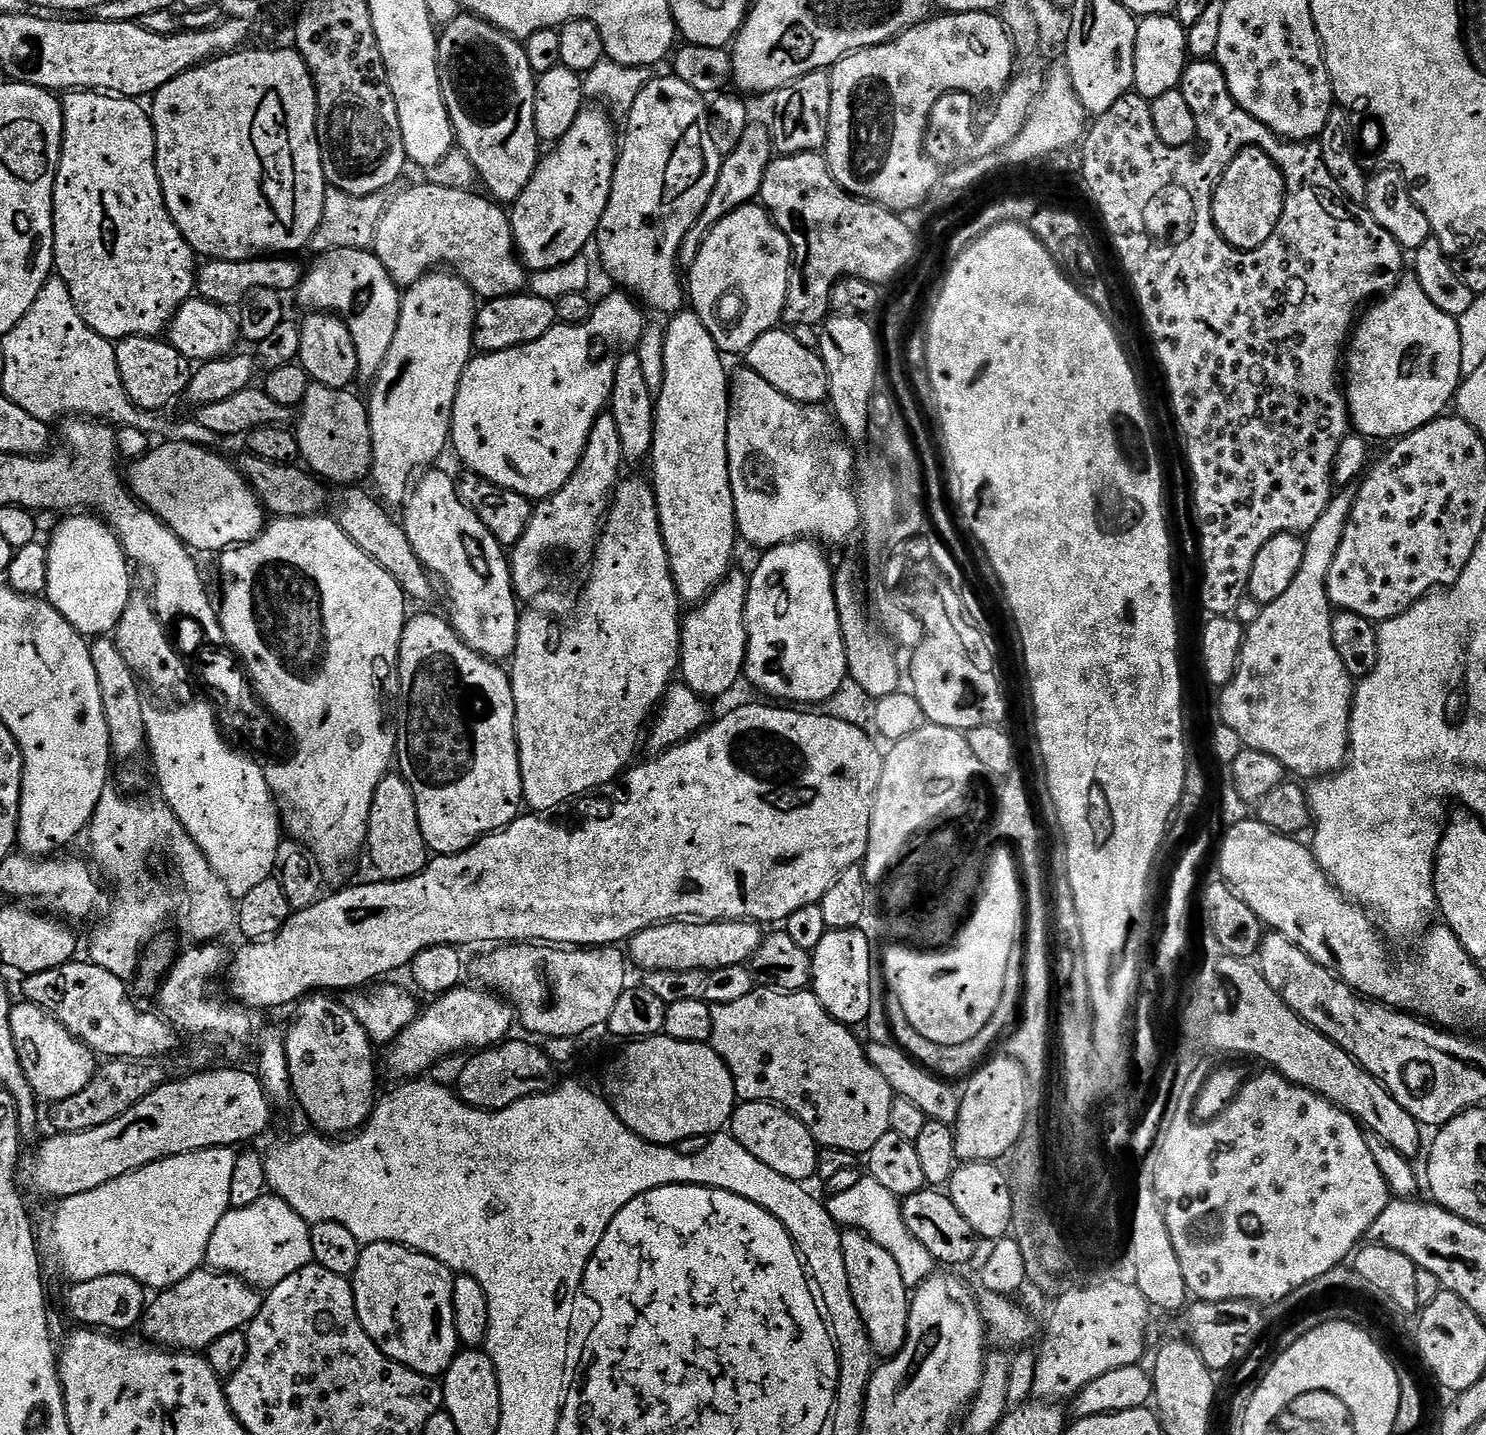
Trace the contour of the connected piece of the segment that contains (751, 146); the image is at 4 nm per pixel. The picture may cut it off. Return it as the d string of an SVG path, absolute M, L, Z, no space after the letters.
M756 122L749 123L746 134L742 134L742 142L738 142L738 146L734 146L734 150L729 156L723 157L720 161L718 182L714 182L714 190L710 194L702 214L696 220L693 228L686 234L684 244L680 248L681 261L691 262L695 260L710 228L718 222L722 222L722 218L726 218L726 214L738 210L744 204L753 203L759 197L762 178L772 164L773 159L774 149L772 147L771 131L765 125L763 128L762 125L756 124Z

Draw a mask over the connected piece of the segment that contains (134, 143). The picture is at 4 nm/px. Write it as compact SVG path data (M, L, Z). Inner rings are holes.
M73 90L63 97L62 107L64 109L64 140L60 144L60 163L56 165L56 185L54 186L54 272L59 280L66 282L66 286L70 290L70 298L74 298L74 306L78 310L78 314L82 314L82 322L86 322L86 326L90 326L90 330L94 330L102 338L119 342L128 336L147 336L159 337L172 323L172 317L176 315L187 300L193 295L196 287L196 271L198 268L198 256L193 252L191 246L184 240L184 235L178 230L178 226L172 221L172 215L168 212L168 207L163 198L163 188L159 182L159 174L156 169L156 132L152 129L152 117L146 111L145 105L137 102L132 98L125 98L115 94L105 94L100 90Z

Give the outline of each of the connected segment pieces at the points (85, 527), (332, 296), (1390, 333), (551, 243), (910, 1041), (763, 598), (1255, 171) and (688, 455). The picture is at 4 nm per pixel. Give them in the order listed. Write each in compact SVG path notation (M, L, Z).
M68 514L46 540L48 565L46 566L46 590L44 596L49 604L74 626L74 630L85 638L104 638L115 633L118 622L129 601L134 598L132 576L128 573L130 561L120 545L120 540L103 520L92 514Z
M359 248L358 250L334 250L327 253L321 264L316 264L305 271L300 282L298 297L308 310L335 313L350 330L354 350L358 350L359 379L375 381L380 373L382 362L394 342L400 317L401 289L386 274L375 251Z
M1414 278L1401 279L1391 292L1387 293L1379 302L1373 303L1372 306L1373 308L1368 313L1365 311L1359 317L1346 345L1346 383L1343 385L1342 391L1348 402L1351 427L1369 441L1388 440L1387 442L1392 442L1399 437L1410 435L1411 432L1426 426L1432 420L1440 419L1445 415L1447 408L1444 407L1447 404L1449 407L1455 401L1456 391L1460 389L1462 379L1462 334L1460 333L1459 319L1450 314L1442 314L1442 310L1438 310L1438 306L1434 306L1434 302L1430 302L1430 298L1426 298L1426 290L1422 290L1422 286Z
M585 107L584 111L578 114L578 118L574 118L574 126L570 126L568 133L555 141L553 148L556 149L549 156L547 153L536 165L526 190L522 190L522 194L511 205L512 236L516 240L520 262L529 273L554 270L554 266L570 262L585 251L587 244L589 247L593 243L598 226L602 222L602 214L606 210L606 202L610 202L610 190L616 169L618 128L616 132L611 118L613 119L603 107Z
M1017 946L1014 950L1010 950L1010 962L1006 962L1006 982L1002 982L1002 998L998 998L998 1007L994 1009L990 1022L986 1022L986 1026L982 1026L982 1030L978 1030L978 1034L974 1034L970 1042L958 1042L958 1046L942 1046L938 1042L930 1042L930 1038L922 1038L922 1034L918 1034L918 1030L910 1026L906 1018L906 1010L902 1010L902 1002L898 1002L898 994L888 992L886 996L888 1001L885 1002L884 1008L888 1011L888 1024L896 1035L895 1043L933 1076L939 1076L945 1082L957 1082L956 1080L960 1079L963 1081L985 1063L990 1056L988 1051L1001 1039L1000 1044L1013 1031L1022 1012L1022 997L1025 995L1025 989L1026 952L1023 947Z
M815 539L793 540L790 544L779 544L767 549L748 576L748 597L744 621L748 635L748 659L743 675L760 692L776 702L787 702L792 706L827 705L838 693L848 675L846 646L842 638L842 626L836 605L836 581L834 564L828 561Z
M1244 148L1226 166L1212 193L1212 217L1220 237L1231 248L1252 252L1274 234L1284 209L1284 175L1279 166L1260 148Z
M681 310L669 320L672 321L669 322L668 329L664 332L664 381L661 382L660 388L658 384L658 395L655 397L656 421L654 422L654 442L652 443L652 455L650 457L650 465L652 464L650 483L652 491L656 494L660 529L670 562L672 580L676 583L676 593L679 594L685 605L696 606L699 605L701 600L705 600L728 575L733 567L732 555L736 552L736 544L738 545L734 490L730 482L730 466L728 465L728 385L730 383L730 372L729 369L724 369L725 357L722 355L720 347L714 342L714 338L710 338L710 330L706 330L702 318L698 318L696 312Z

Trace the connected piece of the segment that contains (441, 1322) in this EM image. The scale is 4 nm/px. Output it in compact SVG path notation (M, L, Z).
M369 1244L361 1247L356 1272L350 1279L366 1334L391 1360L423 1376L436 1378L447 1372L458 1355L451 1268L402 1244Z

